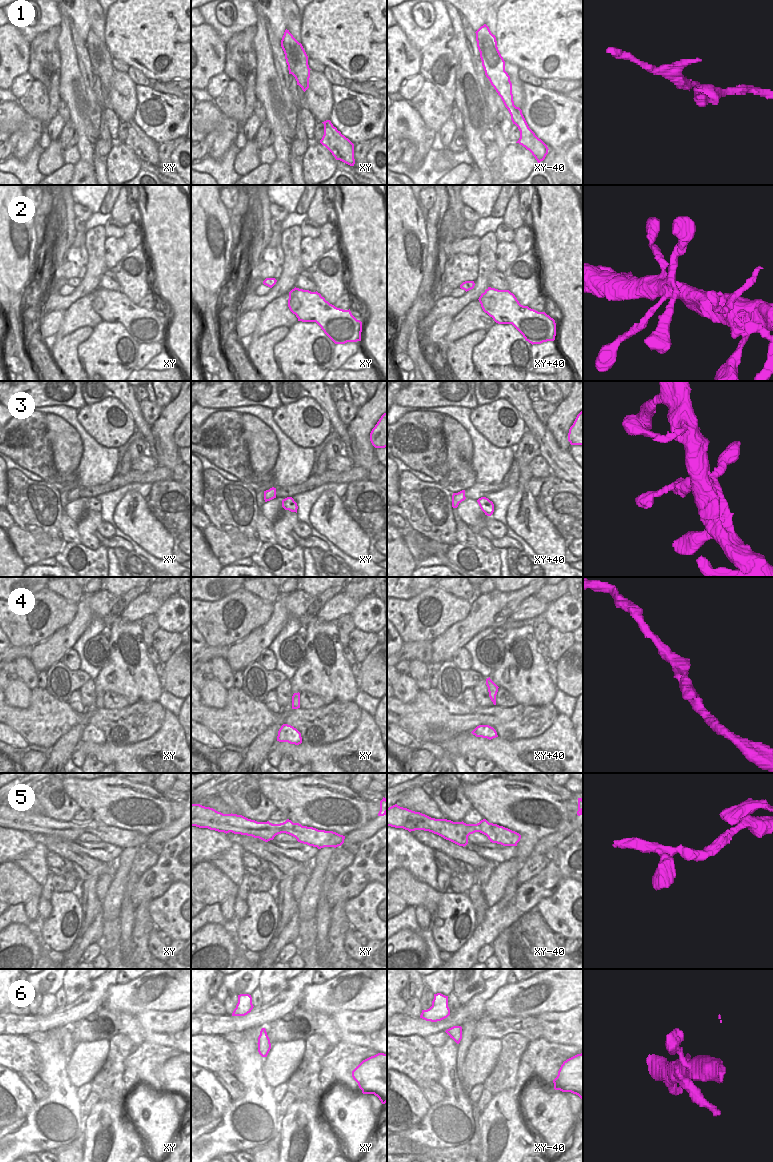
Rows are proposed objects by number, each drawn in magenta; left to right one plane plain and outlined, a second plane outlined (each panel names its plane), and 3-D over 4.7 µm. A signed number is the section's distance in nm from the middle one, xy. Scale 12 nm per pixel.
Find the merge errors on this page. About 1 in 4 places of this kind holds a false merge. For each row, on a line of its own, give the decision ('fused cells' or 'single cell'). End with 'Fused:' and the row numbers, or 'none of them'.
1: single cell
2: single cell
3: single cell
4: single cell
5: single cell
6: single cell
Fused: none of them

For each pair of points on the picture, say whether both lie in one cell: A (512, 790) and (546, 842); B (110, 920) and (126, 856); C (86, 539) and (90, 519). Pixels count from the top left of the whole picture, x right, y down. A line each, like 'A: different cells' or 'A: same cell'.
A: different cells
B: same cell
C: same cell

